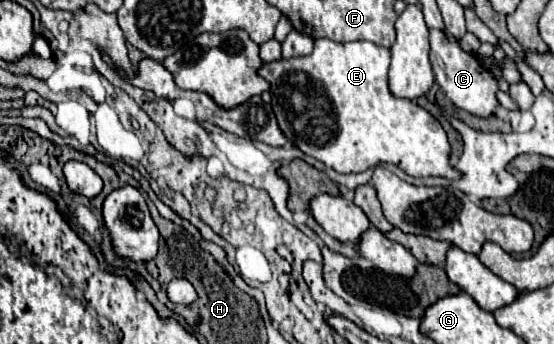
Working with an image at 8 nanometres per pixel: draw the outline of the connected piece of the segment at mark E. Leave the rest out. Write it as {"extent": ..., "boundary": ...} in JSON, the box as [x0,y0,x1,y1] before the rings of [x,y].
{"extent":[260,39,462,179],"boundary":[[[316,39],[310,55],[264,63],[260,75],[270,83],[272,107],[282,133],[306,155],[316,157],[326,167],[338,173],[362,173],[378,163],[392,163],[412,177],[438,175],[460,179],[462,173],[450,165],[450,143],[438,119],[434,119],[416,101],[400,99],[390,93],[388,63],[390,51],[370,41],[336,43],[330,39]]]}

